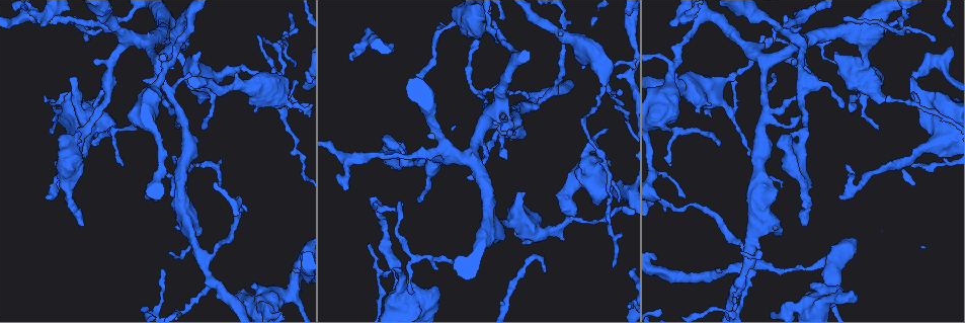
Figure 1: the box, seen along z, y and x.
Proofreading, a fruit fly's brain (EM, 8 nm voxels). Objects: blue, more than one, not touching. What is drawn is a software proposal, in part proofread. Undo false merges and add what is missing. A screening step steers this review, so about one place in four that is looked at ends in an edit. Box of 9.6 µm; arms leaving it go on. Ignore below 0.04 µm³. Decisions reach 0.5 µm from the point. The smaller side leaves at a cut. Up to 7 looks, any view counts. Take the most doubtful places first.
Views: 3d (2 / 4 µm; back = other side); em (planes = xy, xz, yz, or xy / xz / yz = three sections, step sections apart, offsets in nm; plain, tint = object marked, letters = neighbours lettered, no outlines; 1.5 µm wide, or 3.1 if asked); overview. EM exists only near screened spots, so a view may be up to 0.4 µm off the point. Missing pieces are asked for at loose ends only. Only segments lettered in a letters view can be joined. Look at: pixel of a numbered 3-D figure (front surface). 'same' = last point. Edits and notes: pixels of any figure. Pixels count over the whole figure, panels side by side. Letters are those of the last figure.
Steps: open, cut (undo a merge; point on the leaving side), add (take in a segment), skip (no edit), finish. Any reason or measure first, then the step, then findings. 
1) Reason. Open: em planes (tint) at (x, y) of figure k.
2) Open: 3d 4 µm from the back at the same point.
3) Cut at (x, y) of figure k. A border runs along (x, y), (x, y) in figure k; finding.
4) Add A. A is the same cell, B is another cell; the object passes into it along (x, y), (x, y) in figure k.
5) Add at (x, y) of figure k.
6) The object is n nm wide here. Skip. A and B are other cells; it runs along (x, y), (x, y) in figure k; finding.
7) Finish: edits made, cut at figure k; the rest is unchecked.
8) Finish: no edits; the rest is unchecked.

Branch stops here. Open: 3d 2 µm from the back at (374, 197) of figure 1.

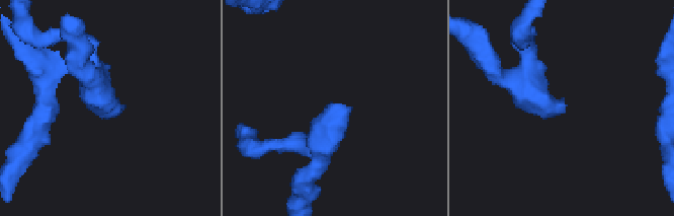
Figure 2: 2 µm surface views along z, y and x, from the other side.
Open: em planes (tint) at (563, 99) of figure 2.

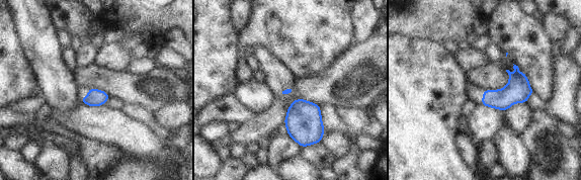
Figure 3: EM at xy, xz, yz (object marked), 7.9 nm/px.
Open: em planes (letters) at the same point.

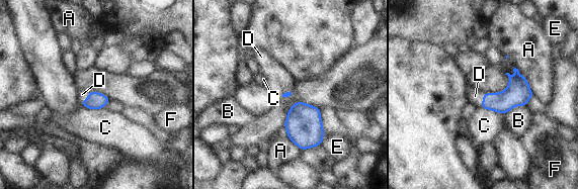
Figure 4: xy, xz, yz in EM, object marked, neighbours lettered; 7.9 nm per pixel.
The object is 130 nm wide here. Add D. D is the same cell, A, B, C, E and F are other cells; the object passes into it along (502, 102), (482, 100), (475, 96) in figure 4; the neuron continues.

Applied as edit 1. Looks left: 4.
An open end. Open: 3d 2 µm at (910, 79) of figure 1.

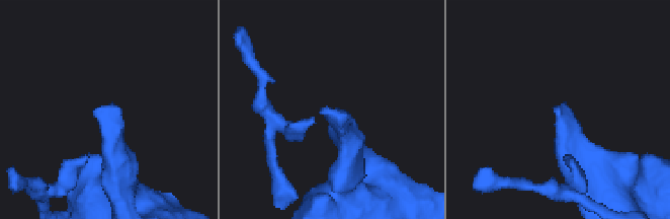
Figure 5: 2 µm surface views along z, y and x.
Need the tissue. Open: em planes (letters) at (554, 111) of figure 5.

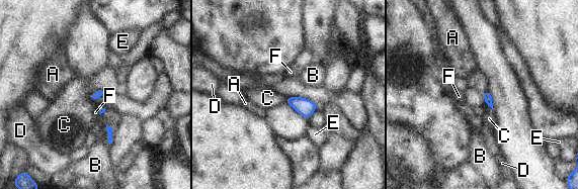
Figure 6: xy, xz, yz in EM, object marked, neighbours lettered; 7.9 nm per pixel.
Skip. A, B, C, D, E and F are other cells; a border runs along (103, 90), (95, 90), (89, 96) in figure 6; none of them fits.

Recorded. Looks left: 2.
Redraw. Open: overview.

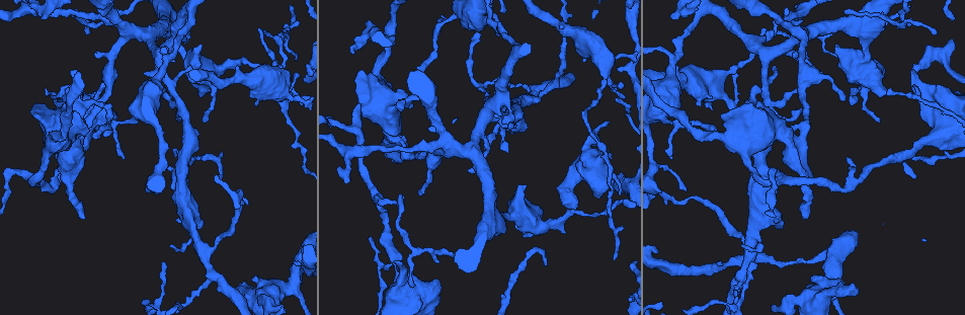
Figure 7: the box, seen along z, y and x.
Narrows sharply. Open: em planes (letters) at (189, 298) of figure 7.

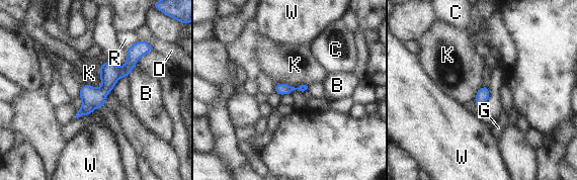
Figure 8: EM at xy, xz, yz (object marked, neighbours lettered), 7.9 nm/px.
Skip. B, C, D, G, K, R and W are other cells; it runs along (141, 50), (79, 113) in figure 8; all the same neuron.

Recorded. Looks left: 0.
Finish: edits made, add at figure 4; the rest is unchecked.

